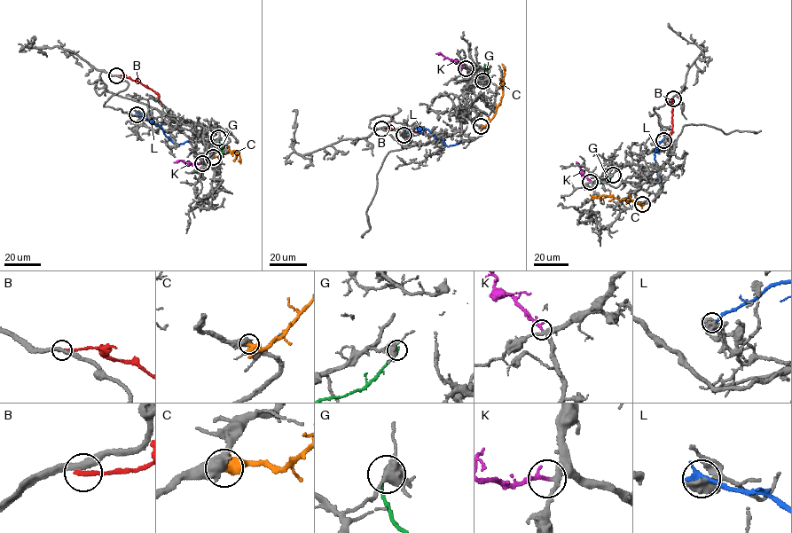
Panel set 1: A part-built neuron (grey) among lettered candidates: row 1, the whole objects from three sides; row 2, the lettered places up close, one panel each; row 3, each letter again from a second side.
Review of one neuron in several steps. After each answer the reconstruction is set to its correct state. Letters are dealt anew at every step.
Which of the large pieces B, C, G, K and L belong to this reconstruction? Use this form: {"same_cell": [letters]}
{"same_cell": ["K"]}

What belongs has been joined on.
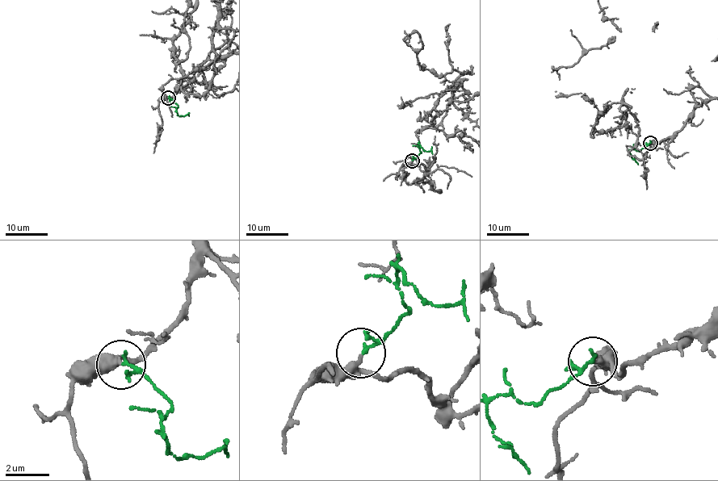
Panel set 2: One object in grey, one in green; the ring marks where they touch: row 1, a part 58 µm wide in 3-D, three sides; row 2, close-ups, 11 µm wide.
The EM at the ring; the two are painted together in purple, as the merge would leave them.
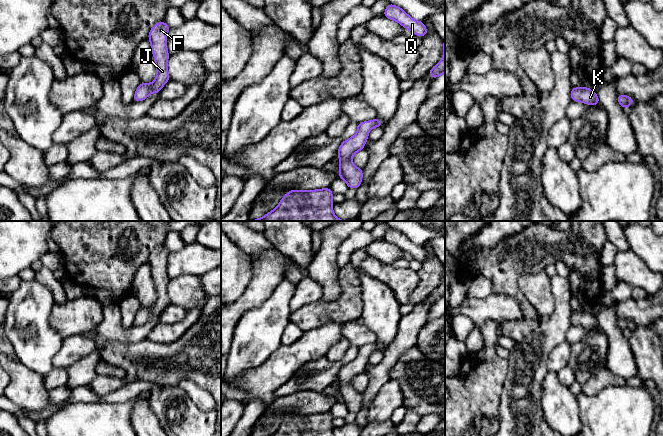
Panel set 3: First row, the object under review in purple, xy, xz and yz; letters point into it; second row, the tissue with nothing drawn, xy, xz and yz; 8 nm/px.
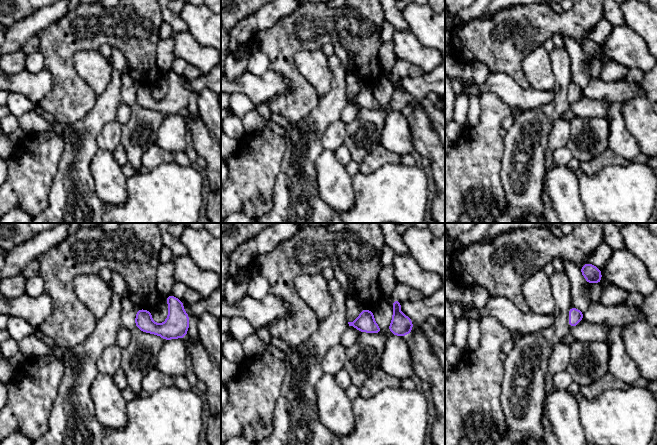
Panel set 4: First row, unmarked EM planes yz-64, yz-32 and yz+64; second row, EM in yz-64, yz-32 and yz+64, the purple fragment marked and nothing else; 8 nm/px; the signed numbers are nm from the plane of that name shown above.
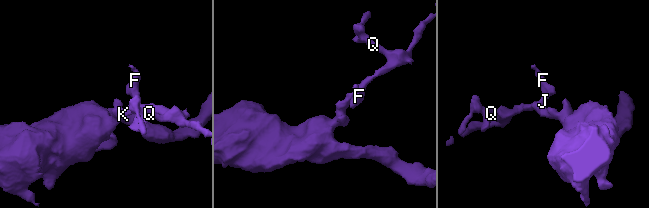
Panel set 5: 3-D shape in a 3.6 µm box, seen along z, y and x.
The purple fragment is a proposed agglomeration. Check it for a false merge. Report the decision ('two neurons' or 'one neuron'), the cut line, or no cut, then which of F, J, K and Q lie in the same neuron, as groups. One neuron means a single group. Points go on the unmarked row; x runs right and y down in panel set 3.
one neuron | no cut | F J K Q

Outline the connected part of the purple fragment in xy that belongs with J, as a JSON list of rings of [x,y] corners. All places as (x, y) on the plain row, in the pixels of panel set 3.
[[[164,245],[156,247],[150,253],[148,263],[155,283],[157,299],[151,308],[141,306],[133,320],[133,325],[144,325],[152,316],[159,319],[161,312],[170,304],[167,291],[167,285],[170,281],[167,276],[167,258],[169,253],[170,251]]]

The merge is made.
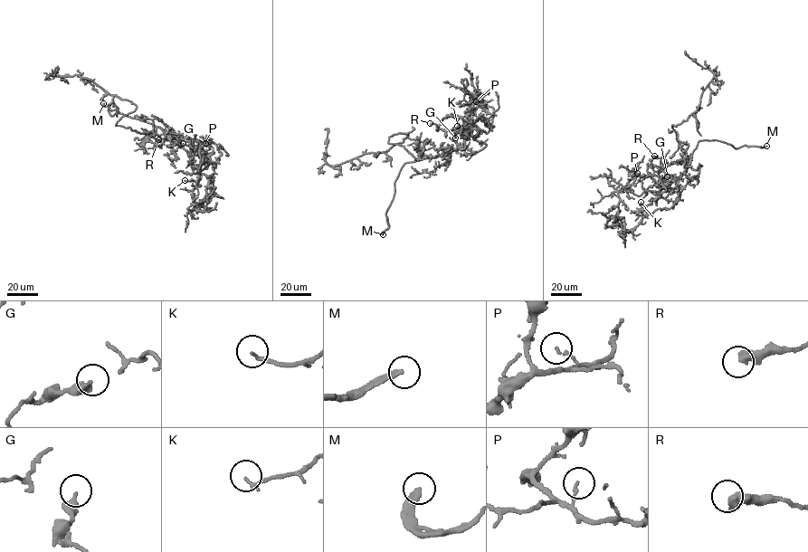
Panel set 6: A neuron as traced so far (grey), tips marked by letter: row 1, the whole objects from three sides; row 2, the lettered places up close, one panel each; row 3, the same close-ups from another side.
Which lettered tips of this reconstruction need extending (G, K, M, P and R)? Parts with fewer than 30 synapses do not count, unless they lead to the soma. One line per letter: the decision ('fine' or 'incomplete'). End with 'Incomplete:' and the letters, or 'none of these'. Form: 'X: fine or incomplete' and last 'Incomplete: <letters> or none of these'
G: fine
K: fine
M: incomplete
P: fine
R: fine
Incomplete: M

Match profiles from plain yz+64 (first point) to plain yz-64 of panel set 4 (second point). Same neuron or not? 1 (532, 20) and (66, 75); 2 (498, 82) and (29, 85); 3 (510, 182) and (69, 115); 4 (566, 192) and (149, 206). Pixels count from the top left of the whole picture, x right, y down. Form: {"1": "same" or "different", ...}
{"1": "same", "2": "same", "3": "different", "4": "different"}

